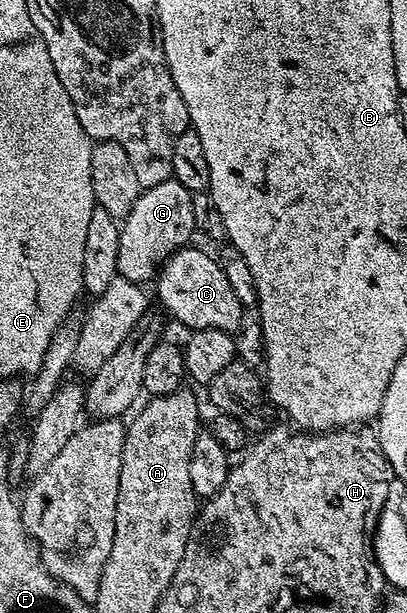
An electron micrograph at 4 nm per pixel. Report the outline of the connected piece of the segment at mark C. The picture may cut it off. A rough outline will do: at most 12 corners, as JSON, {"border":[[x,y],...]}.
{"border":[[184,247],[154,282],[170,316],[235,335],[245,320],[218,260]]}

